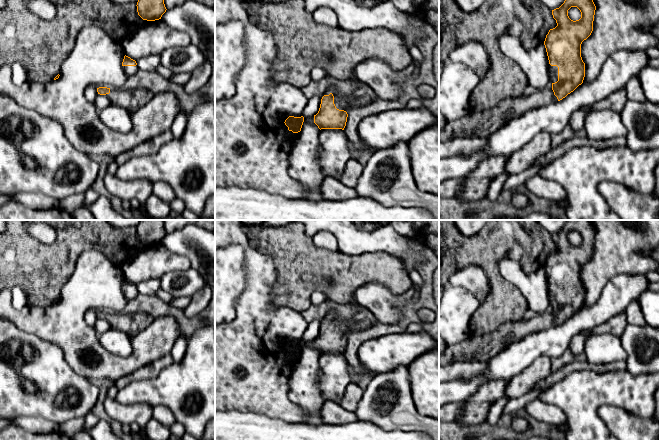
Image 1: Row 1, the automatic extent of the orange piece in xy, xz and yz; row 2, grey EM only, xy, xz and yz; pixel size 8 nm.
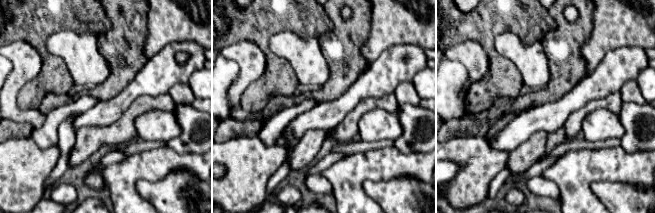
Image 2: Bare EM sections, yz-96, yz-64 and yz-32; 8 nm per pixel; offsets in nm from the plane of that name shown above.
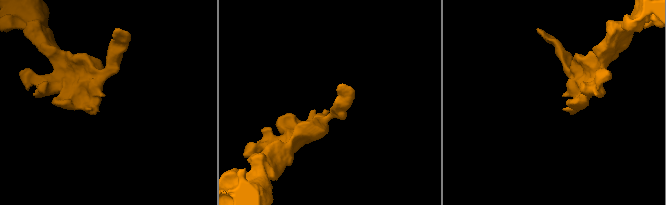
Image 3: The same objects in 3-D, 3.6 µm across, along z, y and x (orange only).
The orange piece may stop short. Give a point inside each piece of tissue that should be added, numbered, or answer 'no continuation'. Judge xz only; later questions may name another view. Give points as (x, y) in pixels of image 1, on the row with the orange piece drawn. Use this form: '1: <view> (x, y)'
1: xz (363, 95)

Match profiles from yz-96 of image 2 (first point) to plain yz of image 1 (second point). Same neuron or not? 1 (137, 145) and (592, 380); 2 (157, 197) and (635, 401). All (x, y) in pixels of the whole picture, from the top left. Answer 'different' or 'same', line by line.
1: different
2: different

